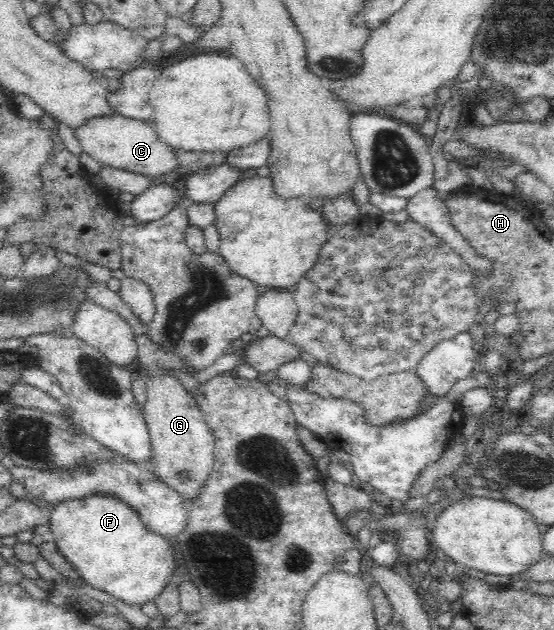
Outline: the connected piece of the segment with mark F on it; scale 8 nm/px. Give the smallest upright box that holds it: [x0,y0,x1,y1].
[47,496,175,607]

